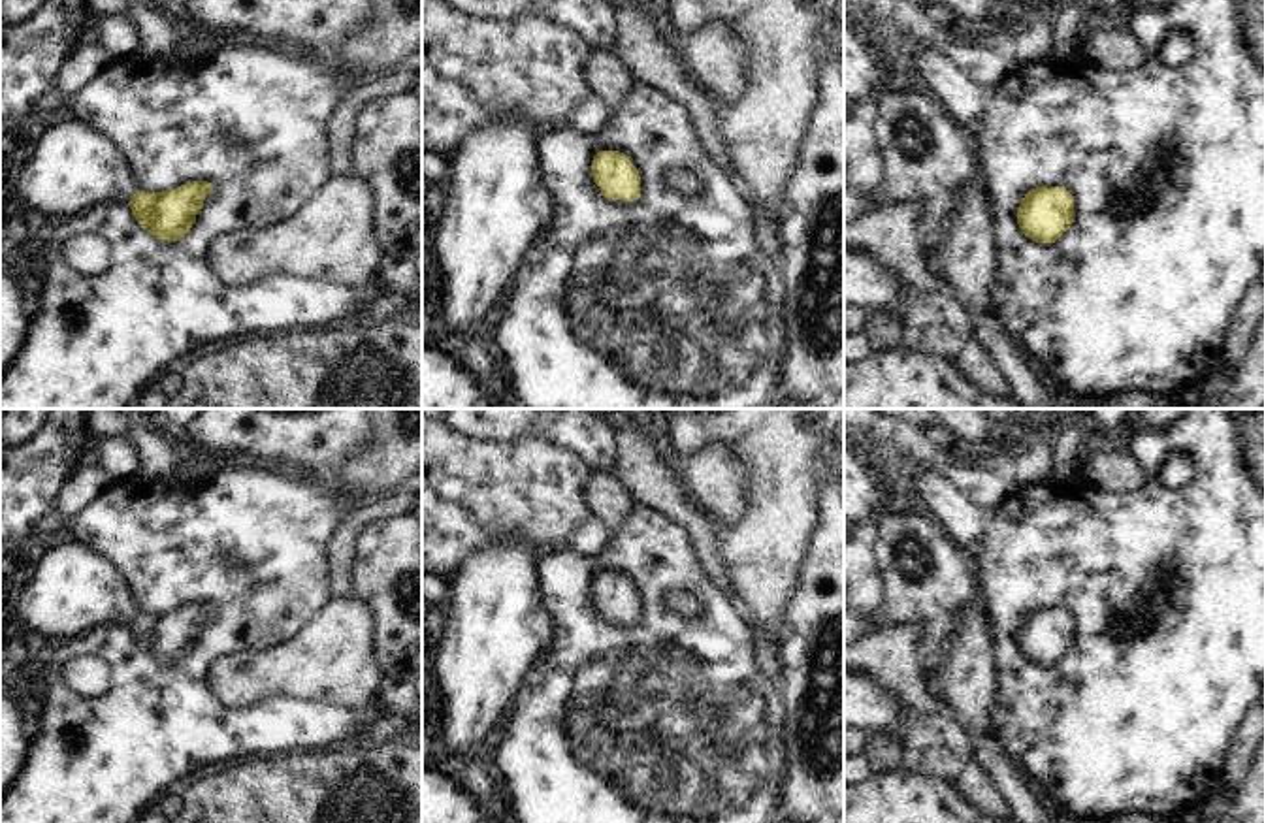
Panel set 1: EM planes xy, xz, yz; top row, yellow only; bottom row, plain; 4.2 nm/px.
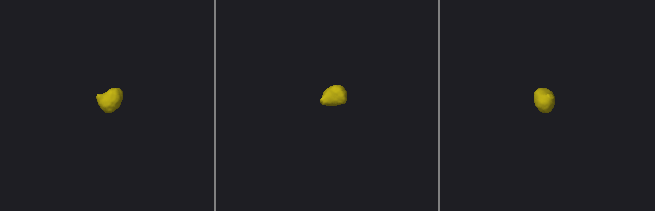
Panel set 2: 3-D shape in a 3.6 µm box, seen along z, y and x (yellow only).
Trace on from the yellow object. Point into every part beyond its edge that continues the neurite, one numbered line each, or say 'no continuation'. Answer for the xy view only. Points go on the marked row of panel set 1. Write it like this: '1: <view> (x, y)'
1: xy (72, 168)

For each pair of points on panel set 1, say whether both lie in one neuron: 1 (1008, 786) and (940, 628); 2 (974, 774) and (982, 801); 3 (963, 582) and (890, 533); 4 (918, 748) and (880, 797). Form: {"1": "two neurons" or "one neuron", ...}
{"1": "two neurons", "2": "one neuron", "3": "one neuron", "4": "two neurons"}

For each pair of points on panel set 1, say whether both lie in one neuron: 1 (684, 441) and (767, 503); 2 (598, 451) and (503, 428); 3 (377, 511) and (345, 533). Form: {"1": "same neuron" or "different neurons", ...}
{"1": "same neuron", "2": "same neuron", "3": "same neuron"}

